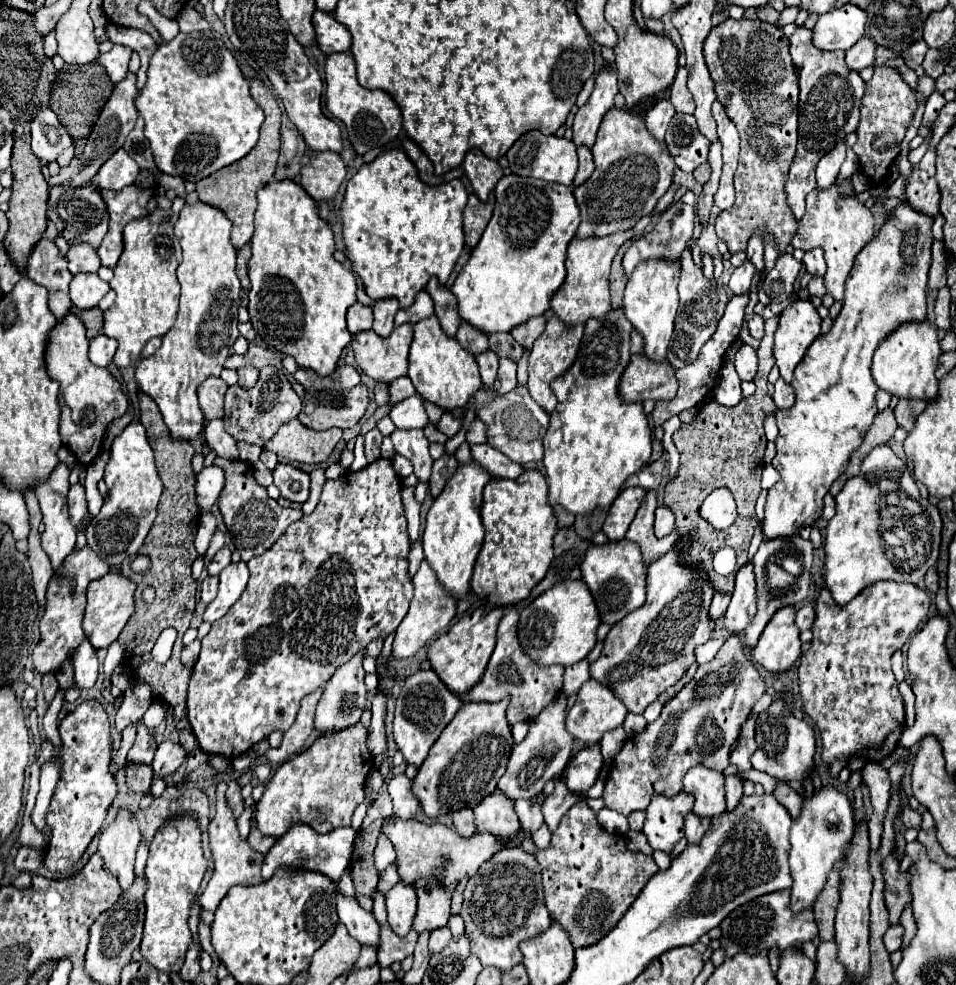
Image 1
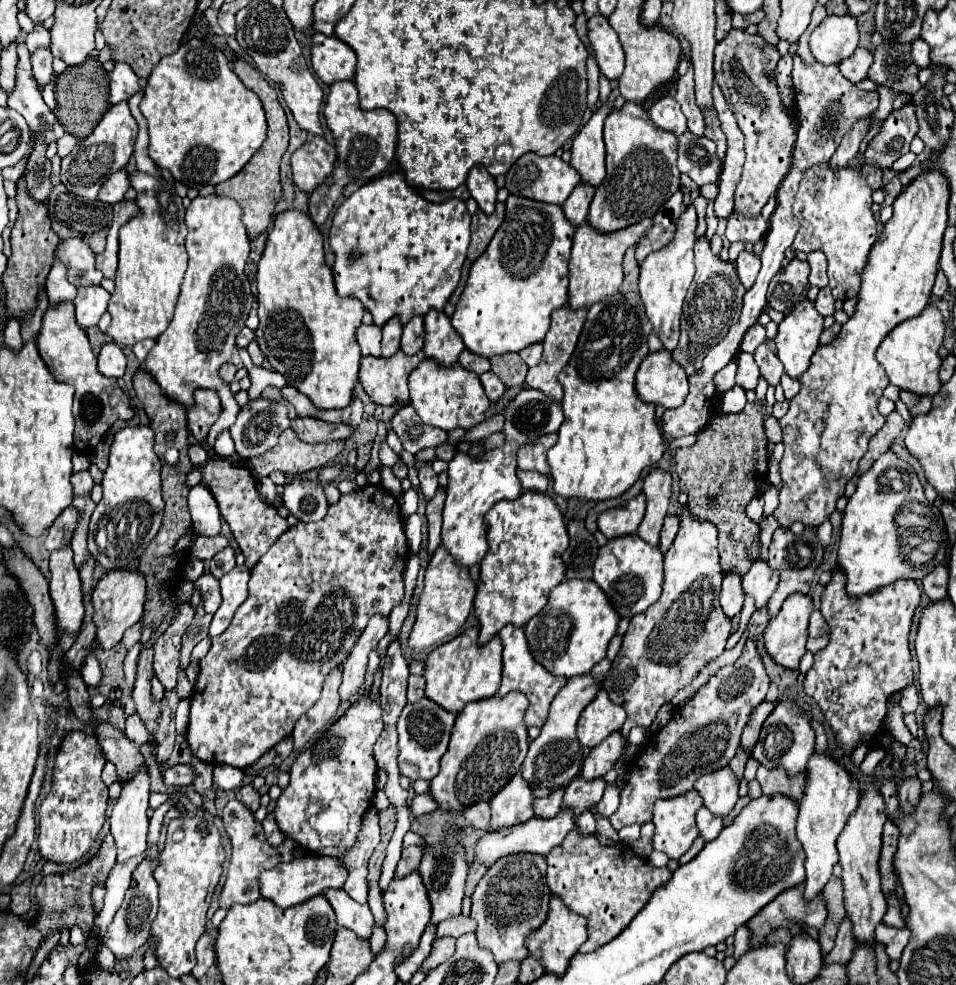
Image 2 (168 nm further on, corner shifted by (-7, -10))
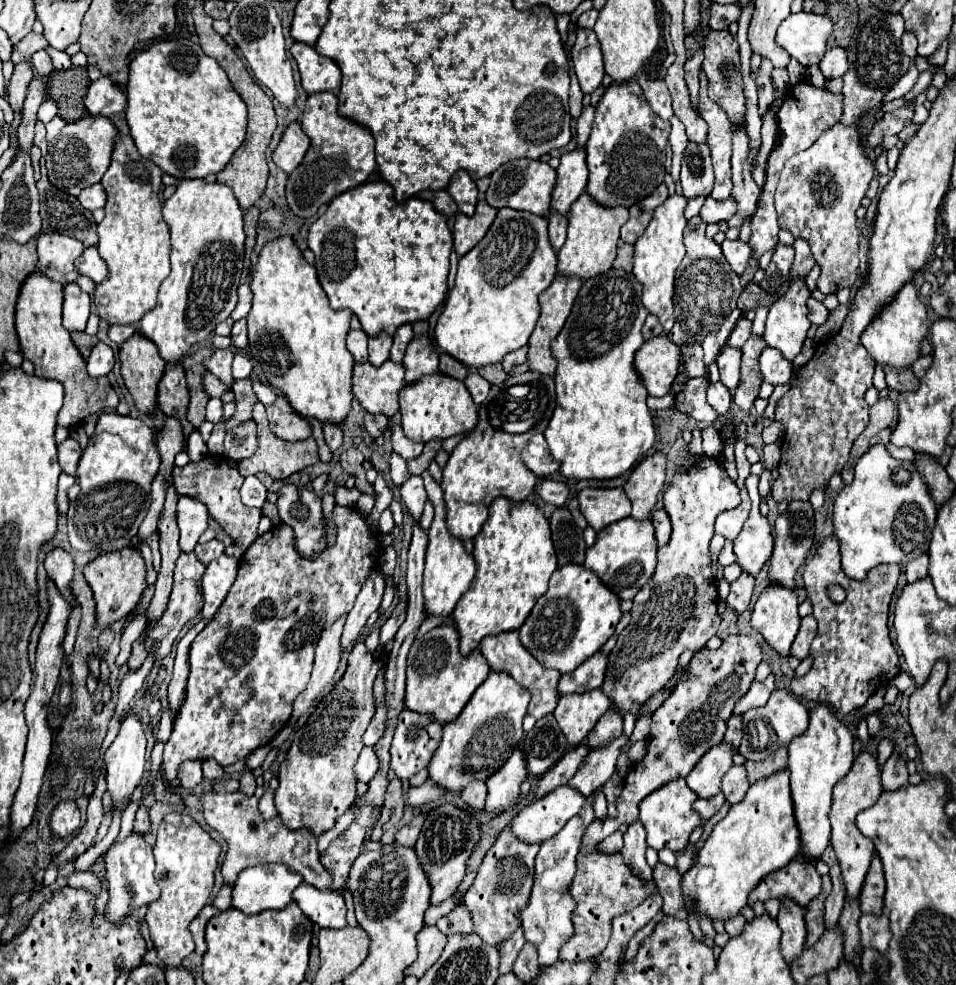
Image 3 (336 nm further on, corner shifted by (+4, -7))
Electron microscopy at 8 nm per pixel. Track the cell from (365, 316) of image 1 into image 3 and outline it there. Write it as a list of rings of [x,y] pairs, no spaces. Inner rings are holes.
[[[353,329],[349,331],[349,335],[347,335],[347,349],[351,351],[355,363],[365,363],[367,361],[367,341],[369,341],[367,333],[353,331]]]

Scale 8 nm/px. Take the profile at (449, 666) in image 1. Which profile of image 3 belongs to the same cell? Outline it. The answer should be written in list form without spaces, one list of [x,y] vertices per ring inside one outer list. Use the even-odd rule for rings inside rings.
[[[441,625],[411,645],[407,657],[407,695],[405,707],[409,711],[429,715],[441,725],[451,723],[459,717],[461,709],[467,705],[475,689],[487,679],[489,665],[479,649],[469,657],[459,653],[459,633],[453,625]]]

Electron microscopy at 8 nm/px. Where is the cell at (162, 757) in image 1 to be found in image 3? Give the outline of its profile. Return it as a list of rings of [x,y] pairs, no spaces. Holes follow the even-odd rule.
[[[183,761],[179,765],[179,779],[181,779],[181,787],[185,789],[193,789],[195,785],[199,785],[203,779],[201,761]]]

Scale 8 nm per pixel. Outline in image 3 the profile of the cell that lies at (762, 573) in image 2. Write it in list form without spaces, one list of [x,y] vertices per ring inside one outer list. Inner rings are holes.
[[[750,475],[745,480],[745,488],[751,500],[751,513],[735,539],[735,555],[741,569],[751,575],[757,575],[765,561],[771,557],[773,551],[773,535],[767,517],[761,515],[759,506],[762,498],[758,490],[759,477]]]

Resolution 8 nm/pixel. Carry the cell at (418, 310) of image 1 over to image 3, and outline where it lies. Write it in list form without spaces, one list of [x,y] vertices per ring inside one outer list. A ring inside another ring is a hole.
[[[407,323],[407,325],[399,327],[397,333],[395,333],[395,337],[393,337],[393,347],[391,347],[391,357],[389,357],[389,359],[395,361],[395,363],[401,363],[403,353],[405,353],[405,349],[407,349],[407,345],[411,343],[411,339],[413,339],[413,329],[411,329],[411,325]]]

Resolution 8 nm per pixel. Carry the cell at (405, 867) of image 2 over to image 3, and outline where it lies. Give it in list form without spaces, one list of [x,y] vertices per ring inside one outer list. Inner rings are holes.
[[[417,815],[417,817],[413,817],[405,827],[401,827],[401,829],[397,831],[397,835],[395,835],[395,843],[405,845],[405,847],[413,847],[415,841],[417,841],[417,835],[419,835],[419,831],[421,831],[423,819],[425,819],[423,815]]]

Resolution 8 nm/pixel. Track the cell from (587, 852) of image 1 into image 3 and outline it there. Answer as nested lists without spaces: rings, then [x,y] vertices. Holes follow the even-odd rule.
[[[591,853],[577,857],[577,871],[571,883],[571,895],[575,899],[575,909],[571,913],[573,935],[567,939],[563,949],[559,951],[561,961],[585,961],[589,957],[597,957],[611,937],[611,921],[617,915],[623,915],[637,905],[641,905],[651,893],[655,893],[655,883],[643,883],[639,877],[631,873],[625,865],[621,853],[605,855]]]

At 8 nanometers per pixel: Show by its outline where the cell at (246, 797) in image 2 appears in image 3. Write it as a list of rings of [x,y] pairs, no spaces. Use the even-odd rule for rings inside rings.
[[[245,771],[241,777],[239,777],[239,783],[241,783],[241,791],[245,795],[253,795],[255,793],[255,775],[251,771]]]

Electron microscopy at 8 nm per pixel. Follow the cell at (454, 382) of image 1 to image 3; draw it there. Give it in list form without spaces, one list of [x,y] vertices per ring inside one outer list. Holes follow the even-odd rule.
[[[441,373],[423,377],[423,381],[417,381],[415,385],[405,385],[399,393],[399,405],[403,433],[417,443],[471,433],[477,425],[477,405],[467,393],[467,387],[461,381],[455,381]]]

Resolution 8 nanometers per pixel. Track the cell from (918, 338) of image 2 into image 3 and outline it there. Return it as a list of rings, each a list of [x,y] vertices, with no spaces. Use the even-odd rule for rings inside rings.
[[[909,281],[907,285],[903,285],[903,289],[899,289],[893,301],[875,315],[875,321],[863,331],[861,343],[877,363],[895,365],[897,369],[901,369],[909,367],[915,359],[919,359],[919,347],[921,341],[927,337],[927,333],[929,333],[927,309],[919,301],[913,281]]]

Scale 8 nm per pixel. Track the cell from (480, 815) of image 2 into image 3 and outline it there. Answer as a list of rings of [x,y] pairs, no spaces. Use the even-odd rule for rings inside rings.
[[[471,781],[471,785],[467,785],[467,789],[463,789],[461,797],[463,797],[465,805],[475,807],[475,809],[483,809],[485,797],[487,797],[485,781]]]

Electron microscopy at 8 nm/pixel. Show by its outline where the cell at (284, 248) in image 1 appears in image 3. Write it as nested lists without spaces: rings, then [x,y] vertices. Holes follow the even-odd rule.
[[[279,237],[269,241],[257,261],[251,281],[253,307],[247,315],[249,353],[261,365],[263,377],[279,389],[291,409],[321,423],[343,423],[351,411],[353,357],[345,347],[351,311],[333,311],[323,293],[315,267],[309,265],[295,241]]]

